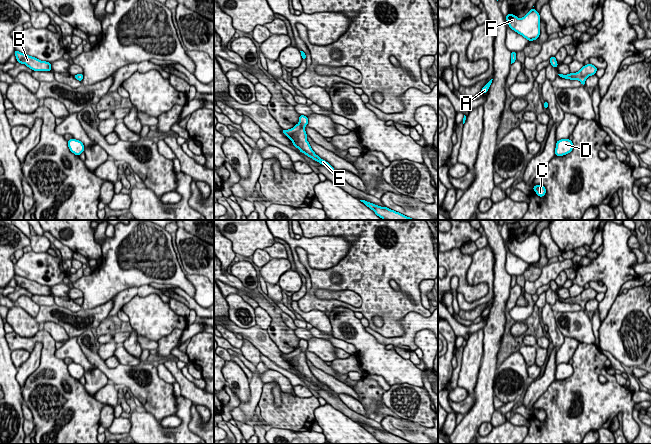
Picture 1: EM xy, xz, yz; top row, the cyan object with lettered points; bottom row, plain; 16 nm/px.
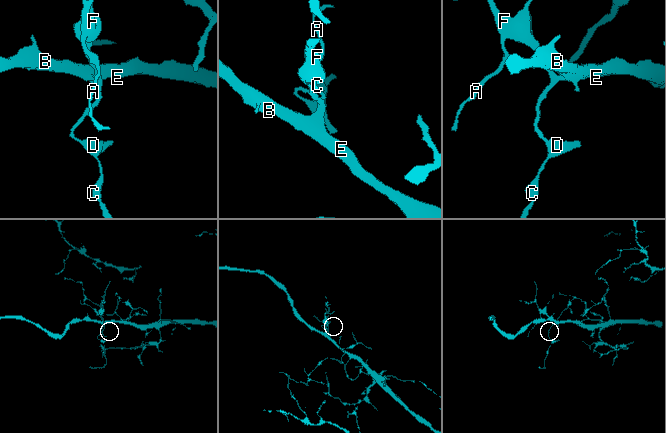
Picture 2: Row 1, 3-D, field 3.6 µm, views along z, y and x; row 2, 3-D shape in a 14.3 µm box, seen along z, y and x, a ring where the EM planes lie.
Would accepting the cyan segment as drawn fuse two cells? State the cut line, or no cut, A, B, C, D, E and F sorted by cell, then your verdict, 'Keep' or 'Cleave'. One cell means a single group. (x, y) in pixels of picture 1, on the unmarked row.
No split. Groups: A B C D E F. Keep

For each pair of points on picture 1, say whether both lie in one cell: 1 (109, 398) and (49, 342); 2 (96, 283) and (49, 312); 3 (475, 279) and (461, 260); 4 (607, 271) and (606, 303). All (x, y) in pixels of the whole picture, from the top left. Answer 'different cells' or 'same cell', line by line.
1: different cells
2: different cells
3: different cells
4: same cell

